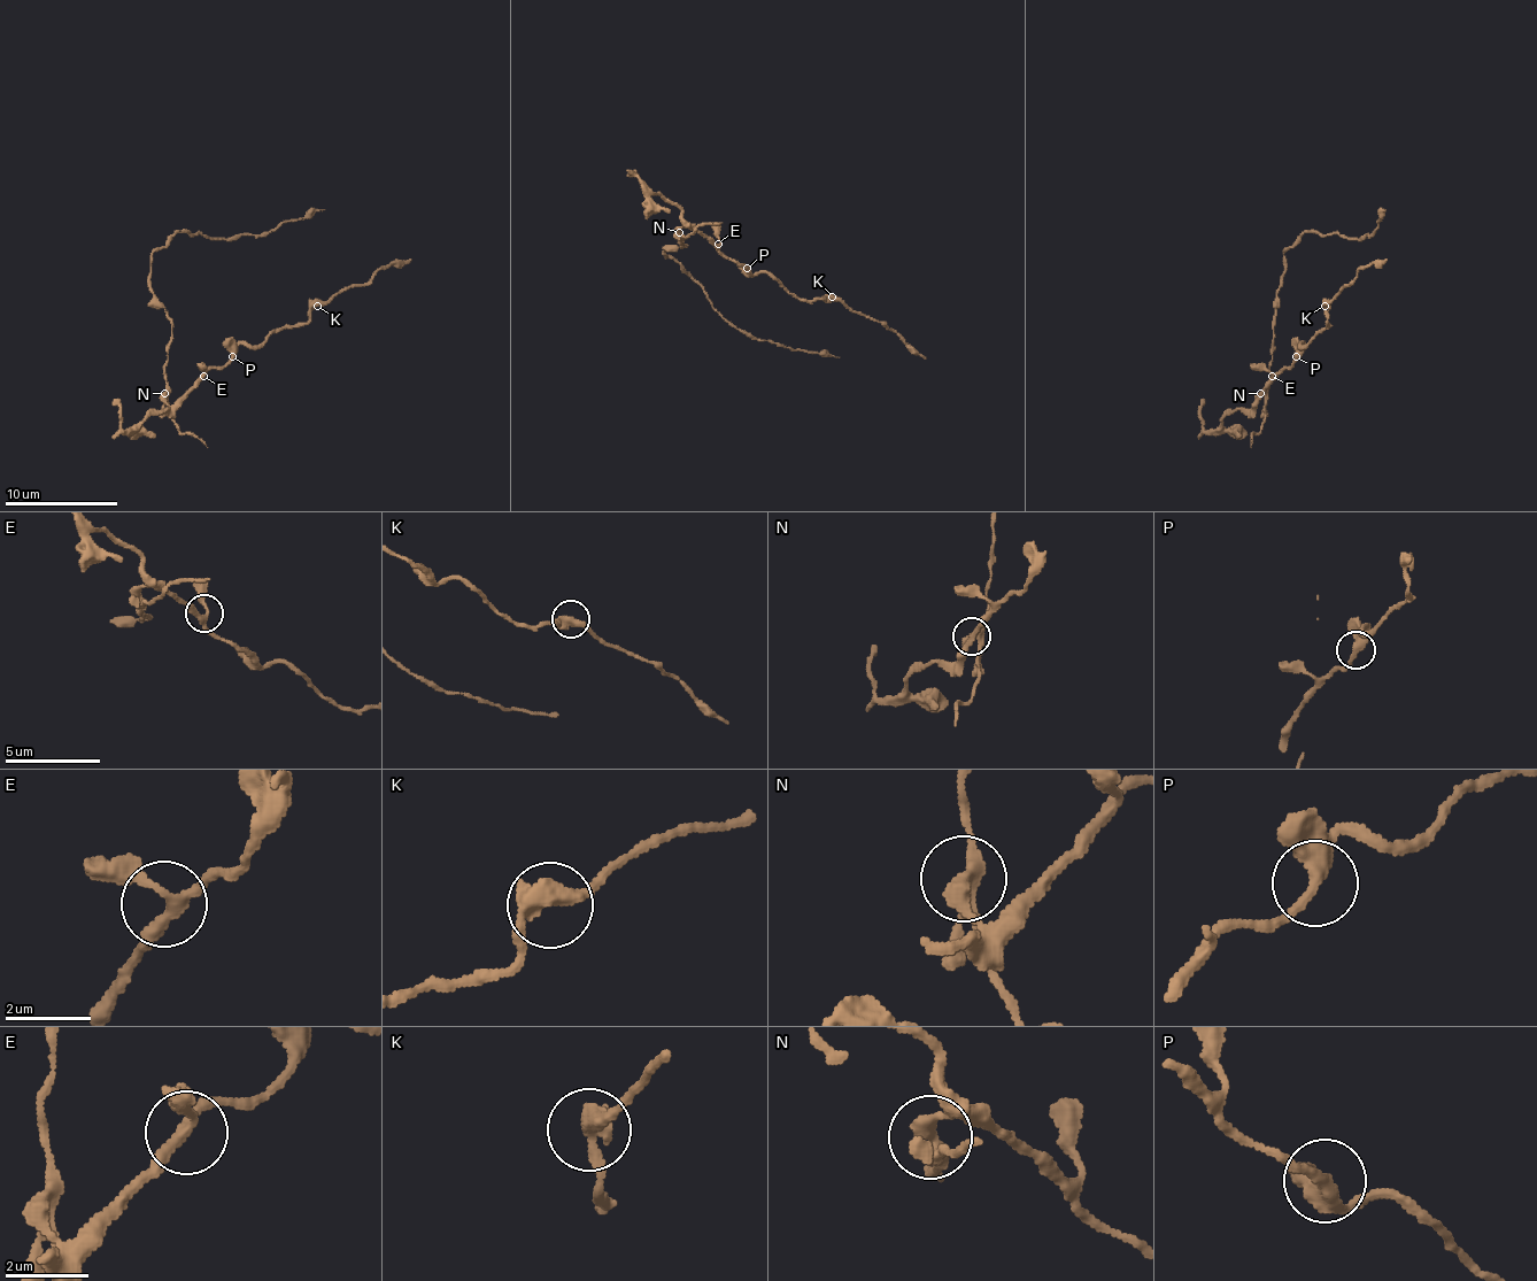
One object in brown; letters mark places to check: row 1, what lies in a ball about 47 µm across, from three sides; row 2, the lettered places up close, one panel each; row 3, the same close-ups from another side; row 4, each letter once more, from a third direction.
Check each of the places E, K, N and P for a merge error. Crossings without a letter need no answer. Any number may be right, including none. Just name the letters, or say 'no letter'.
N

